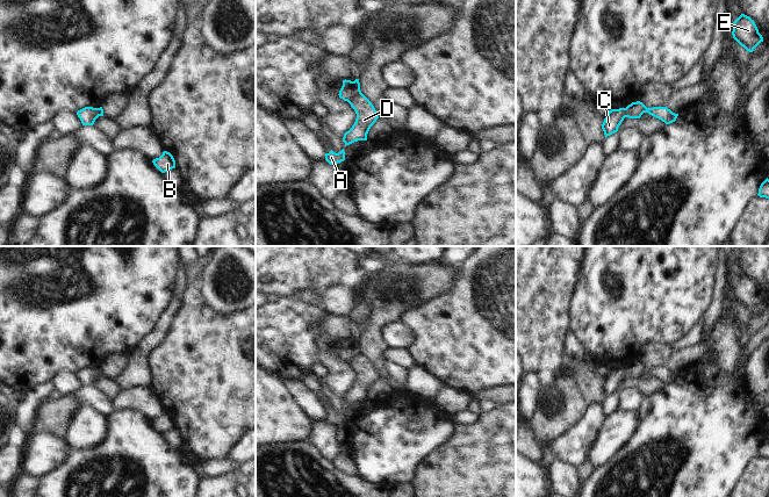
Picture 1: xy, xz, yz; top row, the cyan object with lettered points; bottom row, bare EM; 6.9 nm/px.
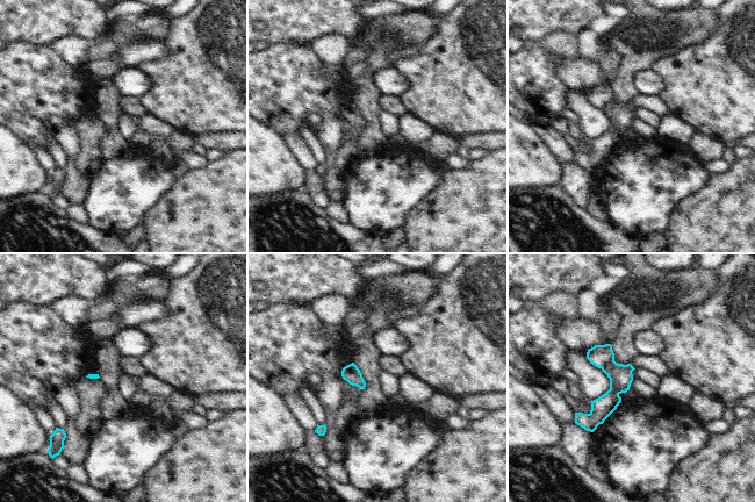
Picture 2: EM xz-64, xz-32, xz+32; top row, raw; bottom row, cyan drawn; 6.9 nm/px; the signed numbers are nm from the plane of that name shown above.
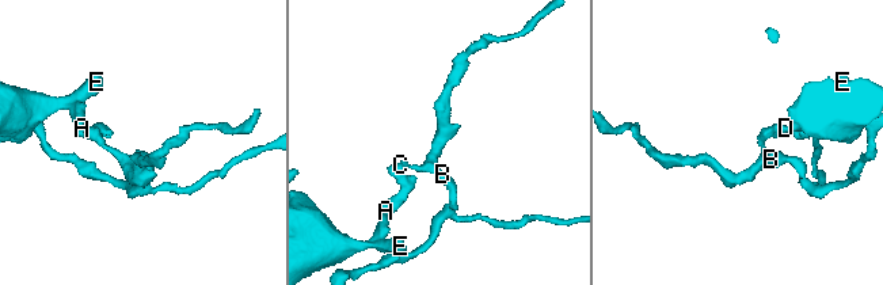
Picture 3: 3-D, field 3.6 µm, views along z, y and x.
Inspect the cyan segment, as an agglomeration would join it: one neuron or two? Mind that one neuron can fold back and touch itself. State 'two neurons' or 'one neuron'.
two neurons

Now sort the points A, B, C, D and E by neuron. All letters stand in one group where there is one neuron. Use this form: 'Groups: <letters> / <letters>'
Groups: A D E / B C

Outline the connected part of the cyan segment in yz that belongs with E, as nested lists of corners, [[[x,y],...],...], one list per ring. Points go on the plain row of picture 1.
[[[741,274],[733,282],[732,295],[733,298],[749,312],[753,312],[754,309],[763,302],[763,297],[759,293],[755,282],[745,274]]]

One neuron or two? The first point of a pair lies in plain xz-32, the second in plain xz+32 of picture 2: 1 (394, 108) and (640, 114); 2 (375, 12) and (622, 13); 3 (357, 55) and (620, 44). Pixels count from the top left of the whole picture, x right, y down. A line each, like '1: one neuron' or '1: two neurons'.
1: two neurons
2: one neuron
3: two neurons

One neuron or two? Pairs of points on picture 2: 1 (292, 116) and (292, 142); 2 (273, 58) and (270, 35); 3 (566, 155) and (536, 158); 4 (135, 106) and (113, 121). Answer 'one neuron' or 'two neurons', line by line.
1: two neurons
2: two neurons
3: two neurons
4: two neurons

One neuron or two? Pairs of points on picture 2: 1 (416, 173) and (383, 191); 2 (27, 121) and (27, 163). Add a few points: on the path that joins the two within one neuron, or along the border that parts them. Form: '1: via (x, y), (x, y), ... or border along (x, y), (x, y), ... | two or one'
1: via (408, 177), (401, 177), (392, 185) | one
2: border along (12, 128), (31, 146) | two

